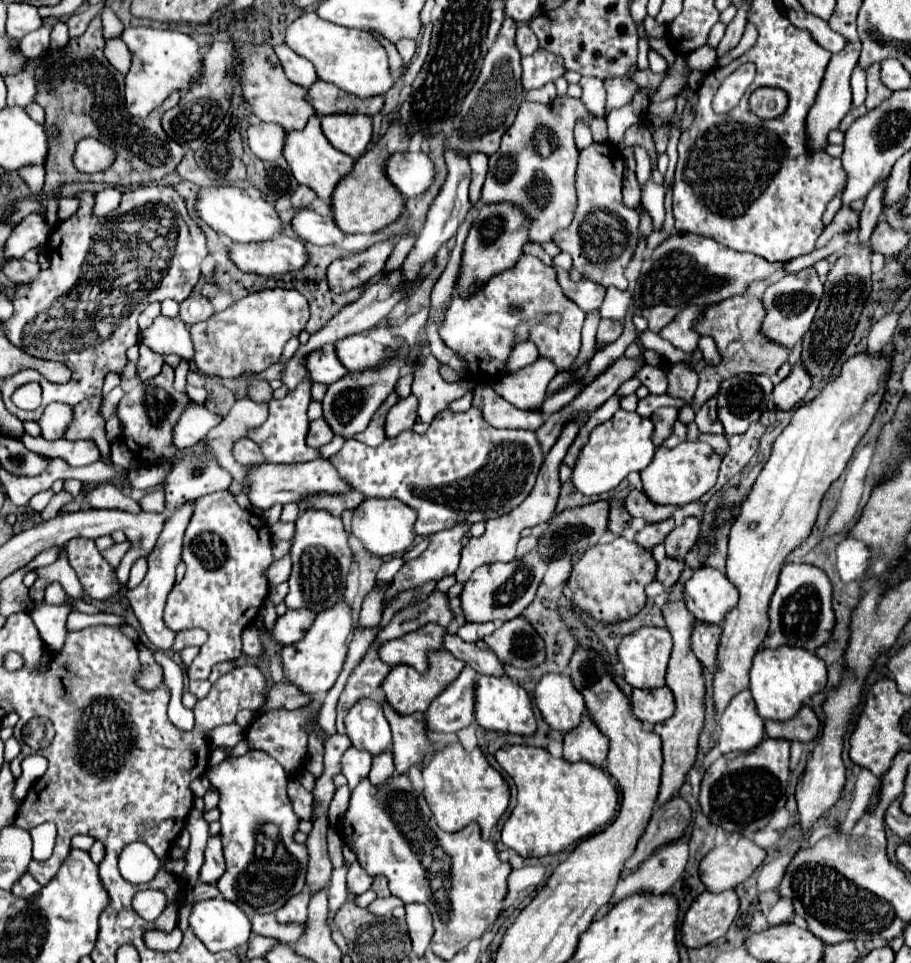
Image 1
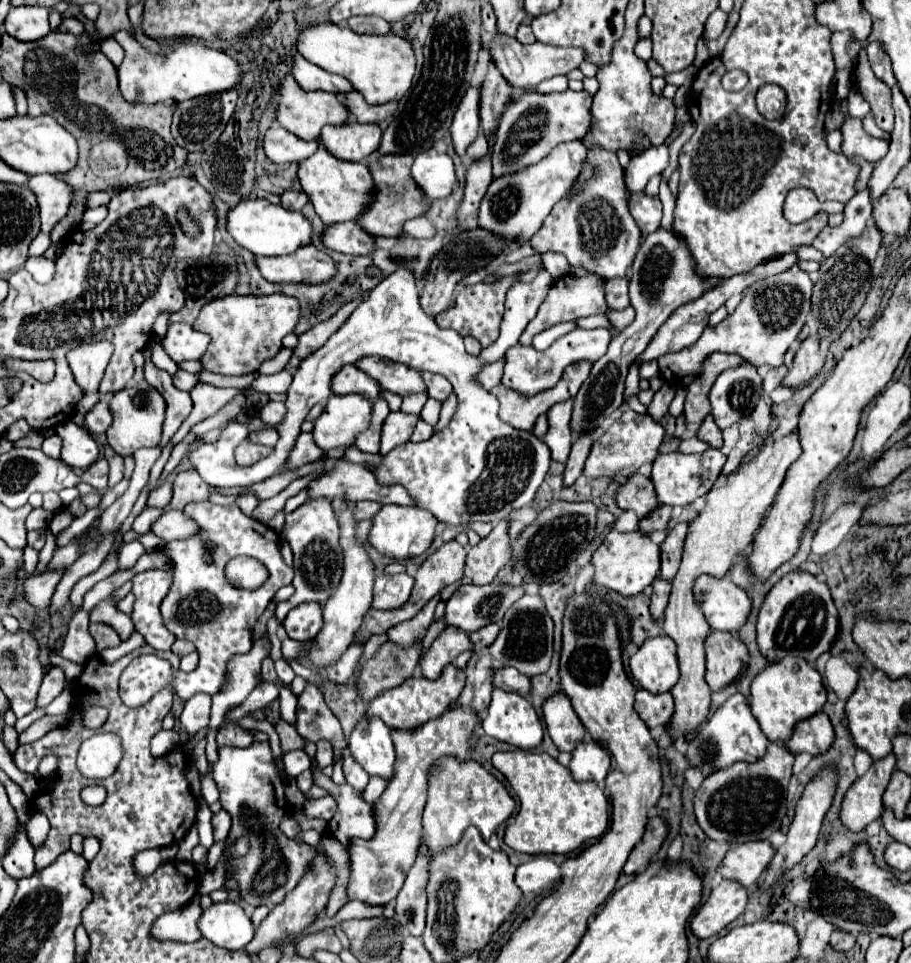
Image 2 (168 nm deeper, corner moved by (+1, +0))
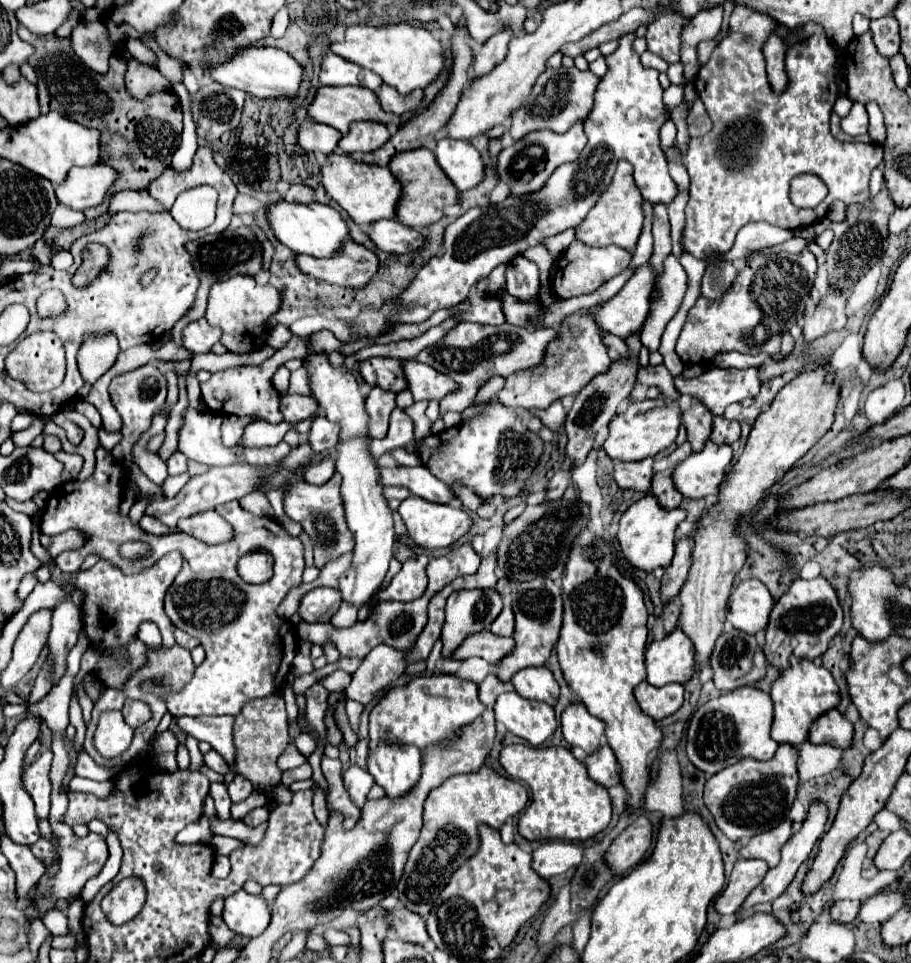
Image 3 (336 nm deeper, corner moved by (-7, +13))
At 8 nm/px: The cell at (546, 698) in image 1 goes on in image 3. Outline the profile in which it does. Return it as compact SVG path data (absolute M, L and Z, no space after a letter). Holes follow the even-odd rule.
M582 702L566 706L566 710L560 716L560 726L566 742L572 746L580 746L586 754L596 752L600 742L606 742L604 722L590 716Z

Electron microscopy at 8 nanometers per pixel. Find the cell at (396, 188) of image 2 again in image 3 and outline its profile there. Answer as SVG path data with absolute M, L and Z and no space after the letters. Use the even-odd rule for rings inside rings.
M418 148L418 150L406 150L400 154L394 154L392 160L388 162L388 170L400 180L402 184L402 194L398 204L396 204L396 220L410 226L410 228L424 228L440 220L442 208L452 206L458 202L458 192L444 176L442 168L436 164L436 158L432 156L432 150L428 148Z

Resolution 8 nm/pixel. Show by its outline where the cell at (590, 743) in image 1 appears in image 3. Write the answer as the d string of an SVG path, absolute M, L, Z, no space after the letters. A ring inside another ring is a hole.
M606 744L600 746L594 754L586 756L586 770L592 780L596 780L598 784L602 784L606 788L620 784L620 770L618 770L616 756L614 756L612 748Z

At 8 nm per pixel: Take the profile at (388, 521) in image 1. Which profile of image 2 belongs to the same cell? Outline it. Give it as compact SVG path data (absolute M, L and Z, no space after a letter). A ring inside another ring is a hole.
M384 505L380 513L372 519L374 527L370 531L370 545L376 547L384 557L408 559L422 555L434 541L436 535L436 517L420 507L402 507L402 505Z

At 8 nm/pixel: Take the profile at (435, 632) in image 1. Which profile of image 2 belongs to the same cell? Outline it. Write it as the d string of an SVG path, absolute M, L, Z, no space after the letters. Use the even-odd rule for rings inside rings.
M456 627L444 629L442 635L438 635L434 645L428 649L428 653L420 661L424 677L426 679L438 679L442 669L446 665L454 663L454 659L464 651L474 651L474 645L472 645L468 633L464 633Z

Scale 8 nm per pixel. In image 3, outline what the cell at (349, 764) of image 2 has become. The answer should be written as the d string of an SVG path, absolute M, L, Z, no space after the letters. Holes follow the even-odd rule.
M352 764L346 772L344 772L344 784L346 784L346 790L348 794L352 796L352 800L360 806L364 806L366 802L366 794L368 790L372 788L374 780L372 776L368 776L366 770L362 770L358 764Z

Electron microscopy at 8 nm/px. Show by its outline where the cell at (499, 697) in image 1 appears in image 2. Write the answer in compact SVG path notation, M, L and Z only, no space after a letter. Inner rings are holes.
M494 689L488 715L482 721L486 735L530 751L542 743L544 727L532 703L516 693Z

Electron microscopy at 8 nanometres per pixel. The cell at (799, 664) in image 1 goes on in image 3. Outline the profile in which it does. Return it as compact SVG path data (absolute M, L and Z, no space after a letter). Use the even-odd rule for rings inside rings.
M790 656L790 666L780 672L780 676L772 682L770 690L772 702L774 702L774 724L772 724L772 738L780 744L792 744L800 746L808 738L808 728L812 720L816 720L820 714L832 710L838 706L838 684L834 682L828 668L824 668L820 662L796 658Z

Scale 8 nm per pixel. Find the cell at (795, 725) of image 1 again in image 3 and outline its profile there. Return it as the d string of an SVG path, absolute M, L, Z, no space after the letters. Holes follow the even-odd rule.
M832 708L824 716L812 722L808 740L812 744L830 744L836 748L850 748L852 734L854 734L852 724L836 708Z

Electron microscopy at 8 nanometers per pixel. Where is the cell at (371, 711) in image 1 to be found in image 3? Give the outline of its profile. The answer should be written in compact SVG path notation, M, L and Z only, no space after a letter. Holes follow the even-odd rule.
M380 740L374 750L368 750L366 762L374 782L380 784L388 796L396 798L416 784L422 756L420 750L412 744Z

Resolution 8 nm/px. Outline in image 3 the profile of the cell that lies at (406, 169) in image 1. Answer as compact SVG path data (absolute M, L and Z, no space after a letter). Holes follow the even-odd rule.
M440 138L434 150L438 166L452 180L458 192L464 192L476 186L482 180L484 164L476 148L466 140Z

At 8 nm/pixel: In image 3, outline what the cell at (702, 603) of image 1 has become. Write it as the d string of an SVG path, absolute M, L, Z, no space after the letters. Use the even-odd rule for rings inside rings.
M742 580L728 598L726 620L744 632L756 634L766 628L774 598L760 580Z

